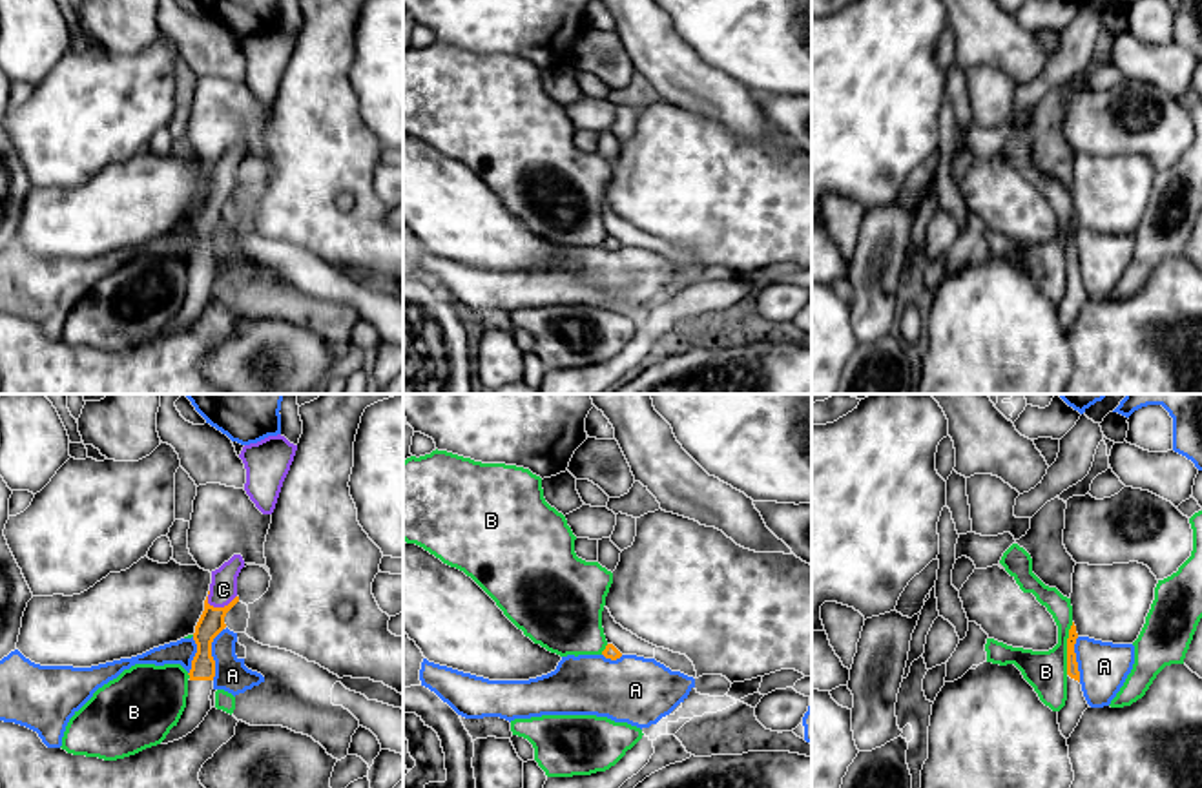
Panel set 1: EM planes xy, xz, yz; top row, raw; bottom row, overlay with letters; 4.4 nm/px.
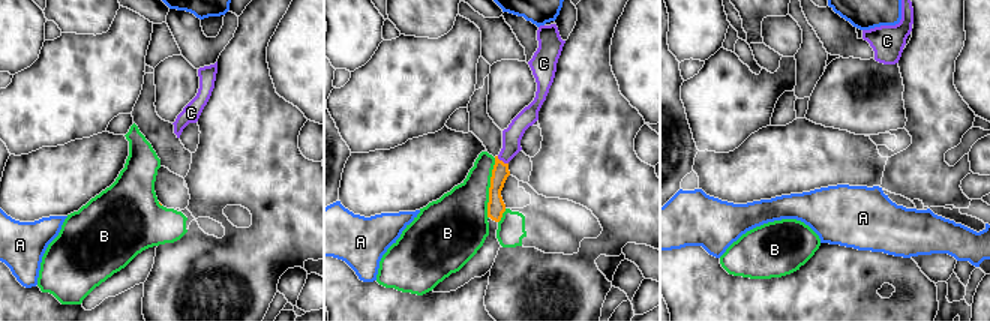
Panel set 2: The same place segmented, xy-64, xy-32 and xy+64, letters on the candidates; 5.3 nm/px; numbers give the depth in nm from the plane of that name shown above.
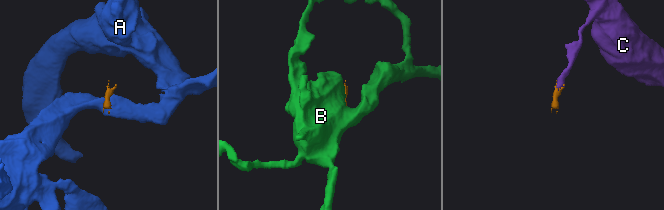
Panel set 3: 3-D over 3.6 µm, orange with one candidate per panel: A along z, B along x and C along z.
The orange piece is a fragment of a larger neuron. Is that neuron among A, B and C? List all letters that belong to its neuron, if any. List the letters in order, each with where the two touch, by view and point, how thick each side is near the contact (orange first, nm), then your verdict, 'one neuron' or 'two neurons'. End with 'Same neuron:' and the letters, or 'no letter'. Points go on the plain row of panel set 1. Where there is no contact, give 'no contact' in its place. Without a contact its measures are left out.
A: xy (210, 245) | 110/150 nm | two neurons
B: yz (1067, 239) | 50/180 nm | two neurons
C: xy (221, 199) | 110/120 nm | one neuron
Same neuron: C

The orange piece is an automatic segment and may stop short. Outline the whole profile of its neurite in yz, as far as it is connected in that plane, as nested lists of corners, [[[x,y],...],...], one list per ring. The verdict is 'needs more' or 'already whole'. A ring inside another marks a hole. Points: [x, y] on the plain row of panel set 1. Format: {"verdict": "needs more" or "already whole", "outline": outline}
{"verdict": "needs more", "outline": [[[1072,213],[1067,230],[1067,292],[1065,297],[1058,303],[1060,323],[1065,330],[1071,328],[1083,303],[1089,299],[1080,275],[1080,263],[1078,263],[1078,254],[1074,244],[1076,230],[1078,224]]]}

